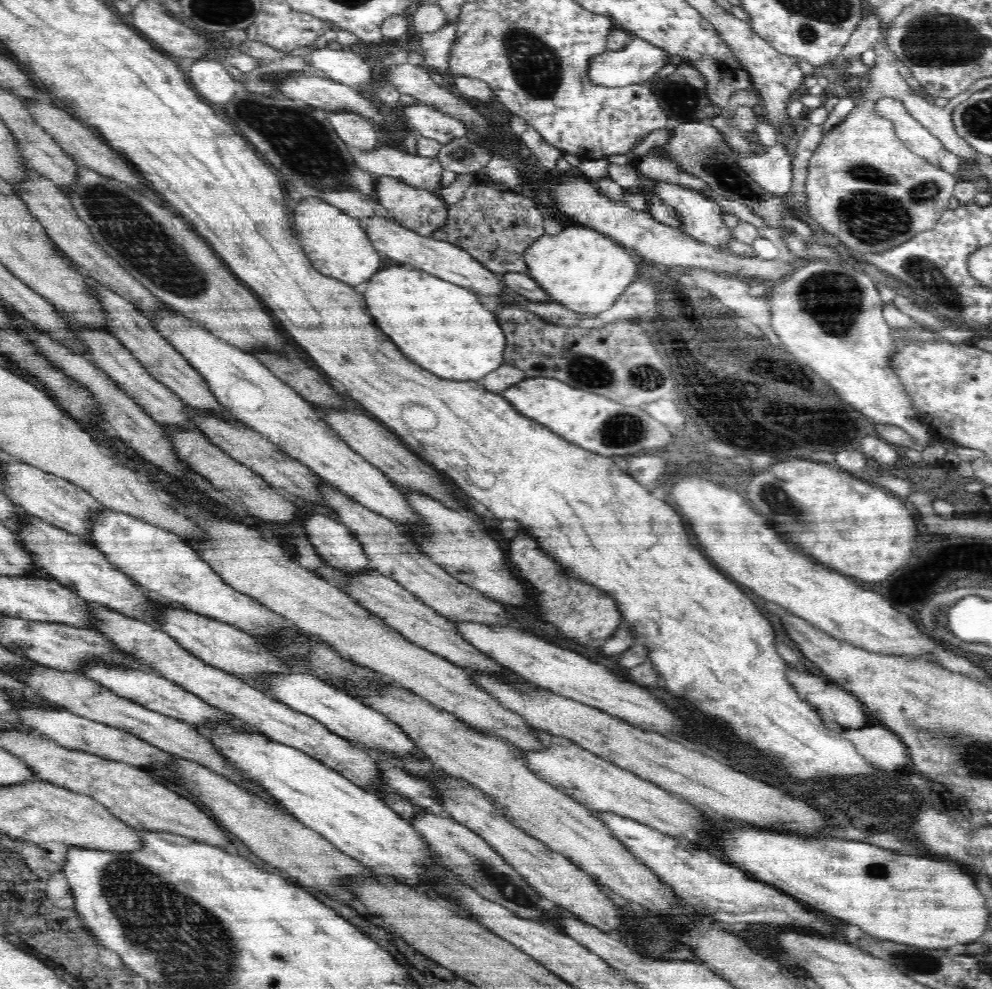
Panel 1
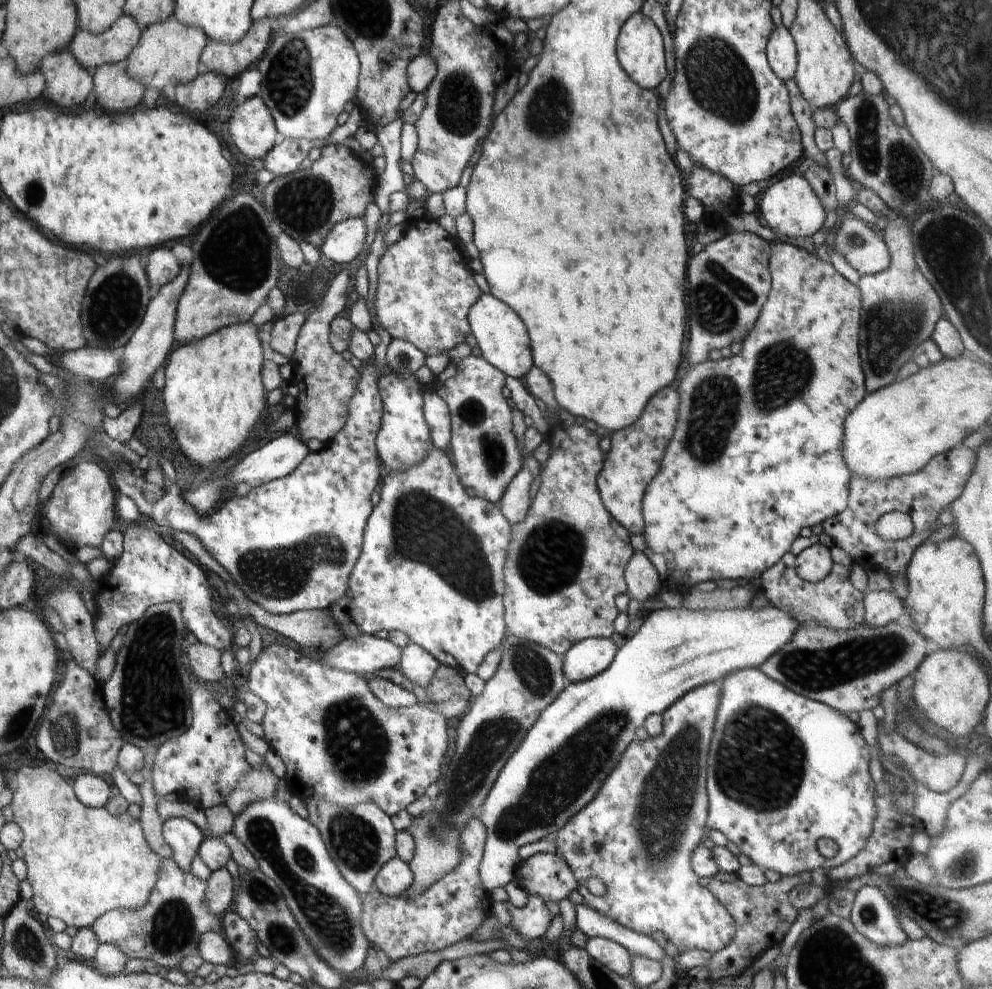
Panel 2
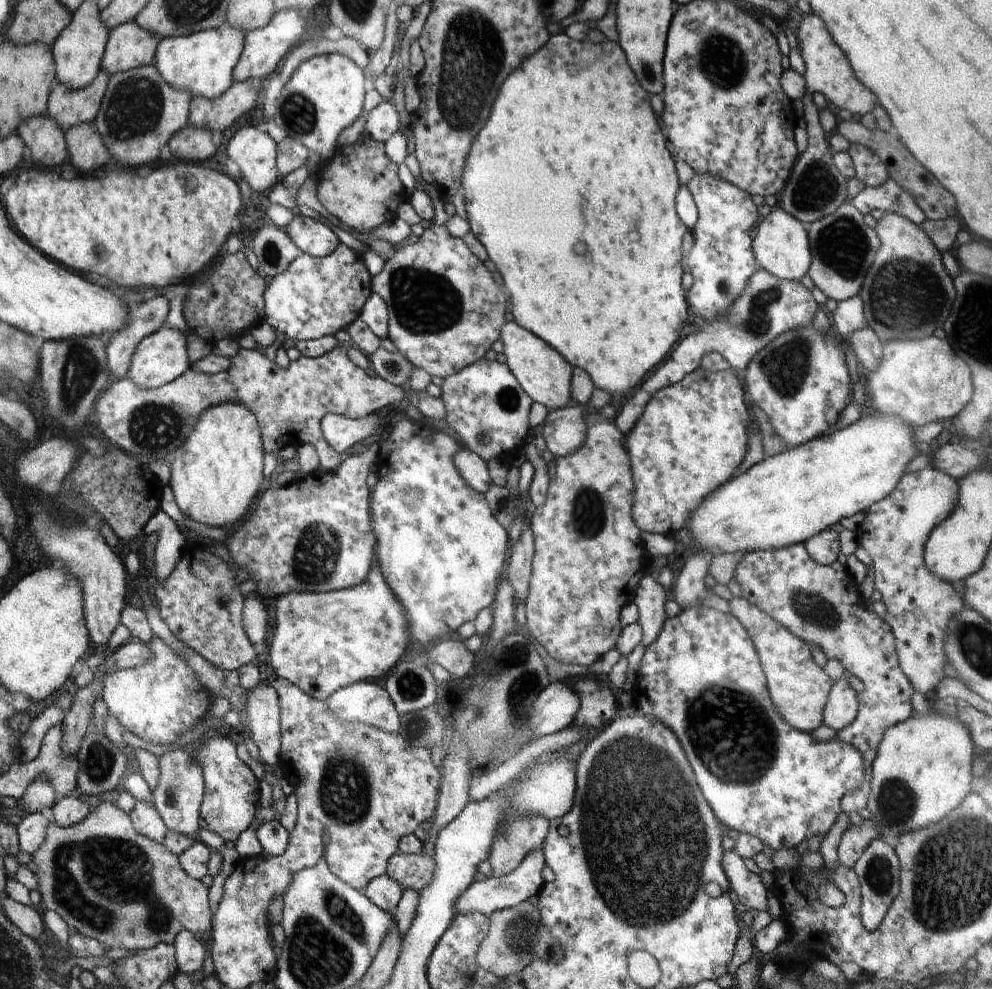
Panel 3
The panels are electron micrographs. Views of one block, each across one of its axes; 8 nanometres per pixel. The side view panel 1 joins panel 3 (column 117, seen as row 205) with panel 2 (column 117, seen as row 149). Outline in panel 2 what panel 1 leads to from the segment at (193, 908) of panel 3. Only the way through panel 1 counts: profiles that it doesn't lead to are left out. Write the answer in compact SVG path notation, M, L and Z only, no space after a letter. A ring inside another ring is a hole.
M20 767L16 773L12 784L12 803L9 806L14 813L13 822L23 833L21 847L27 880L34 891L31 900L40 915L56 917L66 927L82 929L91 926L110 910L138 909L146 905L164 859L148 847L139 820L134 820L128 812L112 816L105 806L87 808L80 803L74 787L64 780L62 772L56 767Z

